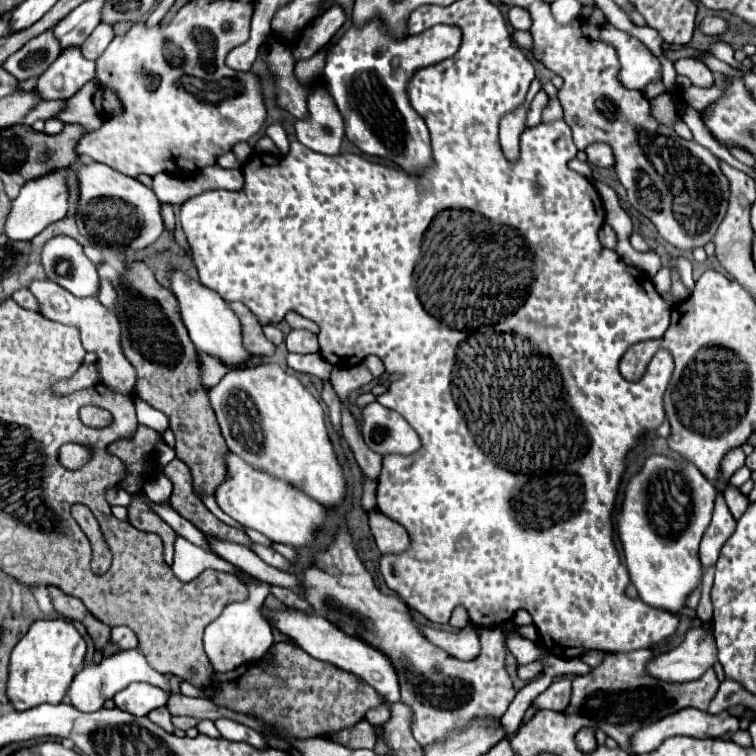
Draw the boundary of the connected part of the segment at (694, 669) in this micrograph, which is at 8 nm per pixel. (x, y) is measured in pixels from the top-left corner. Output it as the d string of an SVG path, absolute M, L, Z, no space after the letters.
M690 629L686 639L672 651L652 657L646 665L646 673L666 683L686 683L704 675L716 661L716 645L712 633Z

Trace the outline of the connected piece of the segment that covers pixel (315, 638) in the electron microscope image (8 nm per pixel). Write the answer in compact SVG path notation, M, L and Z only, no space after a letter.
M284 609L284 611L262 611L262 617L270 625L274 625L282 635L292 639L310 657L330 663L346 673L352 673L360 683L370 685L384 703L392 705L398 701L398 679L394 675L394 667L390 667L390 659L386 659L382 653L374 651L374 647L364 647L364 643L358 643L356 639L342 635L342 631L338 631L338 627L334 627L330 621L326 621L314 613Z

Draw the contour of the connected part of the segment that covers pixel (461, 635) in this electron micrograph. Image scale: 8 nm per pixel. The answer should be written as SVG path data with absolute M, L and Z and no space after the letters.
M470 627L460 629L458 633L450 633L450 631L436 631L436 629L422 629L426 639L434 645L438 645L440 649L444 649L448 655L460 659L460 661L472 661L476 659L476 655L480 653L480 641L478 641L478 633Z

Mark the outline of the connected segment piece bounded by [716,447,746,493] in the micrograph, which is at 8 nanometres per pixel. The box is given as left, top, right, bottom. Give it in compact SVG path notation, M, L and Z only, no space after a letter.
M736 447L734 451L730 451L730 453L722 459L722 471L720 471L720 477L718 477L718 481L716 481L716 489L718 489L720 493L724 493L724 489L726 489L724 483L728 483L728 479L732 477L732 473L744 465L744 459L746 459L746 455L742 453L740 447Z

